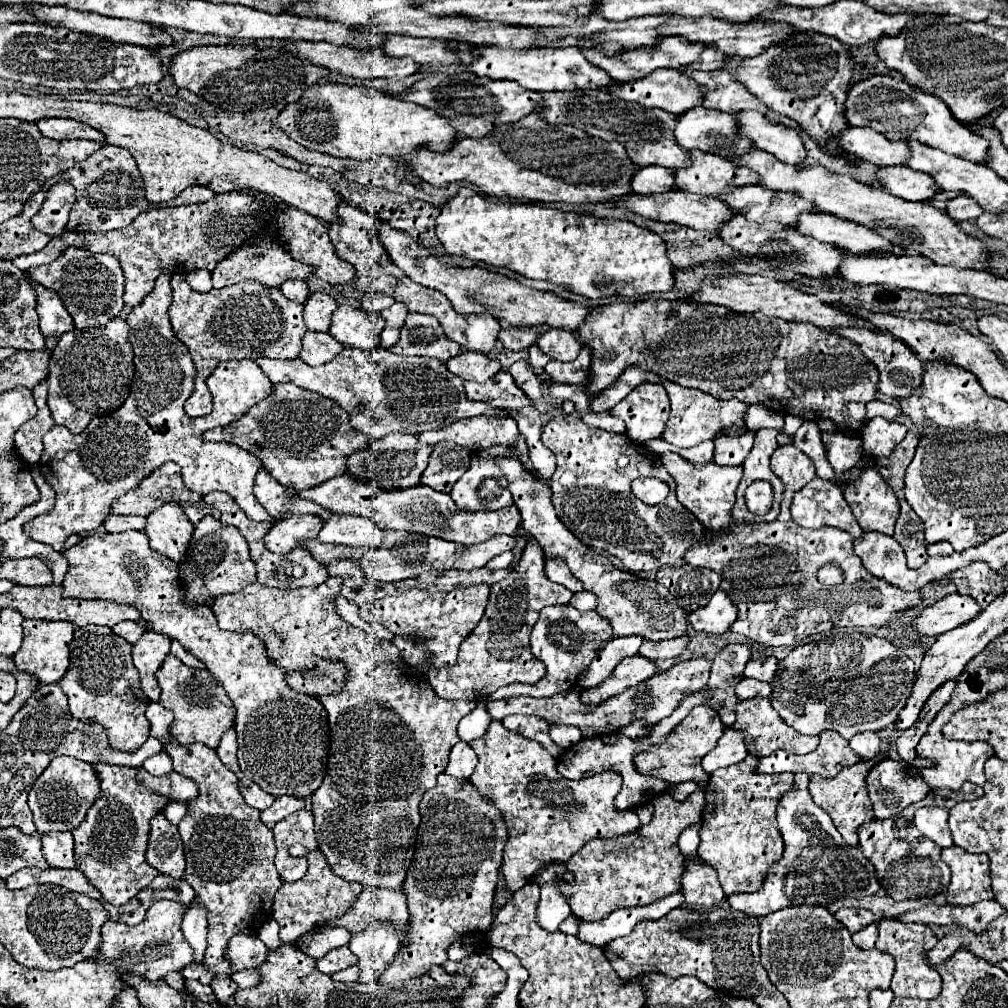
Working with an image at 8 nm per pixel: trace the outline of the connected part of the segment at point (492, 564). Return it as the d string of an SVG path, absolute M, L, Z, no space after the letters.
M504 551L504 553L496 555L496 557L492 557L492 559L486 563L486 567L488 567L488 569L504 569L504 567L508 567L510 563L512 563L512 551Z

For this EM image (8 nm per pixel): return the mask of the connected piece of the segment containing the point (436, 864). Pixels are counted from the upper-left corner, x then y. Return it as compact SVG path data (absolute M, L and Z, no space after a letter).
M446 773L438 775L438 783L434 789L428 789L420 801L420 829L418 829L418 845L414 851L414 861L410 863L404 893L410 903L410 945L398 951L398 961L386 969L380 977L382 985L390 985L398 989L408 979L418 979L430 971L432 965L442 965L446 957L446 945L468 933L470 929L488 931L492 925L492 899L498 885L498 871L502 865L502 851L508 839L508 829L502 813L494 807L490 799L480 795L474 785L466 779L456 779Z

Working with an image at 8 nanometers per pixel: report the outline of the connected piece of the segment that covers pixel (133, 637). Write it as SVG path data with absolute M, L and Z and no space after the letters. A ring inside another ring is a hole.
M122 621L122 623L118 623L118 625L114 625L112 627L112 631L116 633L116 635L120 635L122 639L126 639L128 643L136 643L140 637L142 637L142 633L146 631L144 629L144 625L142 623L134 623L134 621Z

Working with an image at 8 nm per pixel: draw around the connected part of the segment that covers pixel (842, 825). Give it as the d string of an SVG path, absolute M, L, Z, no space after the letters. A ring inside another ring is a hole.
M882 741L880 743L880 751L878 751L878 757L874 759L868 759L868 761L858 761L850 767L844 767L836 777L820 777L820 775L812 775L810 777L810 783L808 783L808 791L814 799L814 803L818 807L822 807L834 821L836 829L840 831L840 835L844 837L844 841L852 847L858 845L858 827L870 819L874 819L874 813L872 813L872 801L868 797L868 789L866 789L866 775L870 773L870 769L880 763L882 759L888 759L888 753L892 749L892 743L890 741Z

